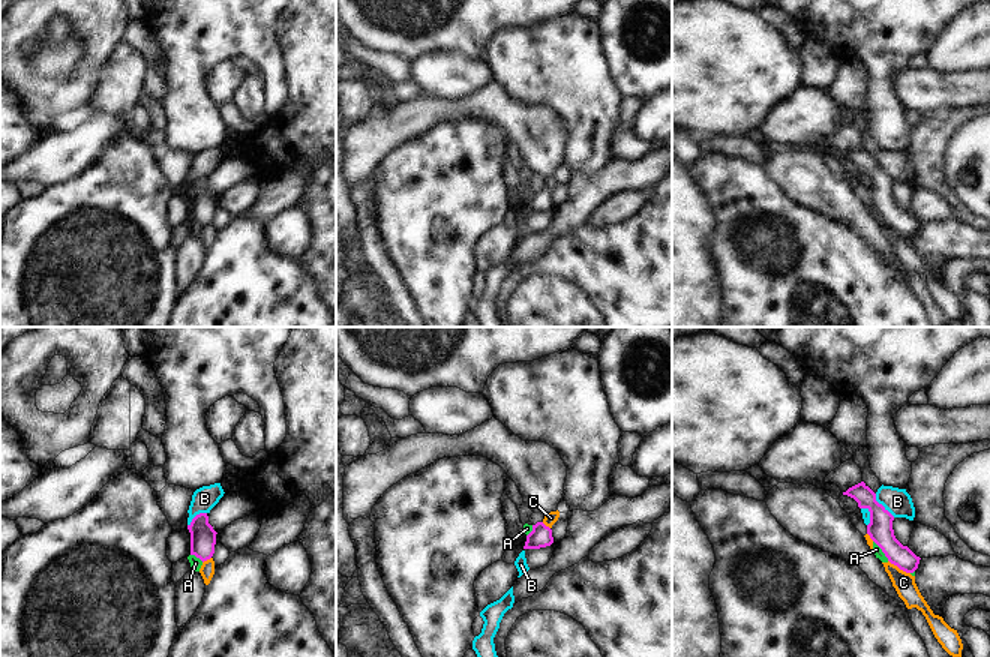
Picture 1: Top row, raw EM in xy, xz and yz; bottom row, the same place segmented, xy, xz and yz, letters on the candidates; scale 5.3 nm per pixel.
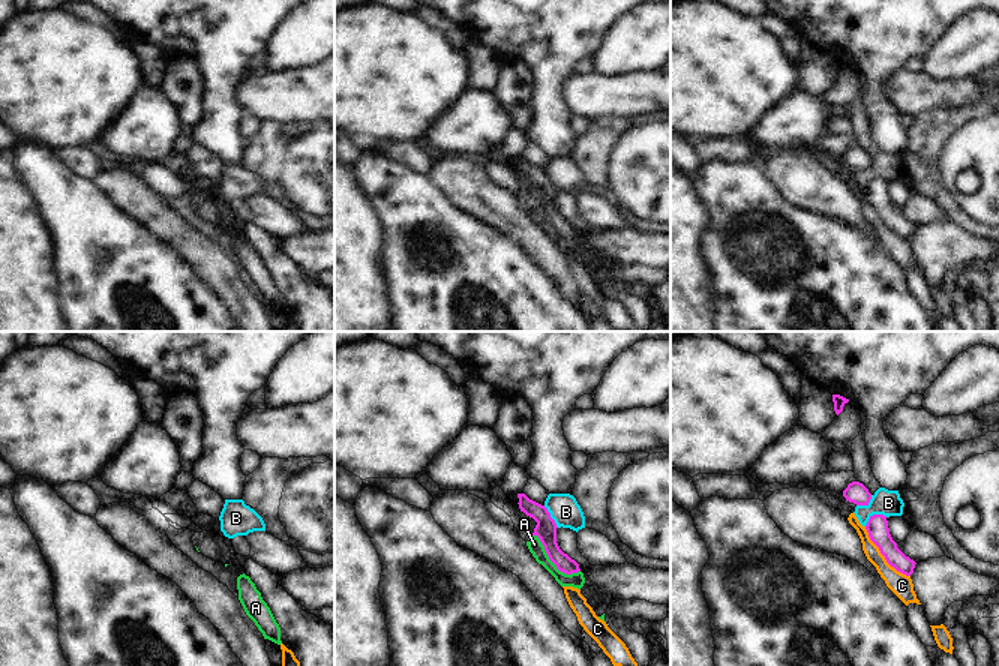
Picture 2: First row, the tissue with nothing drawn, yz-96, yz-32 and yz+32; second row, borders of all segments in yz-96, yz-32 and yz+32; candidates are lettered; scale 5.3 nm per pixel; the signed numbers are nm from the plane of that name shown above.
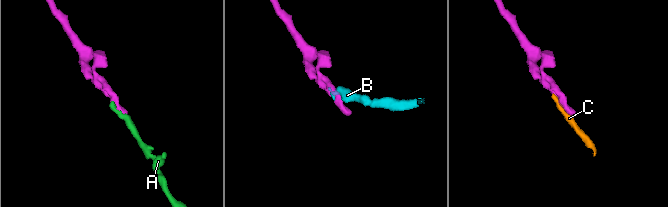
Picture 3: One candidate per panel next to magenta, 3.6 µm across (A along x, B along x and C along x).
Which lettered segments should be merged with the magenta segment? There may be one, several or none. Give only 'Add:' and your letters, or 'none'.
Add: A

